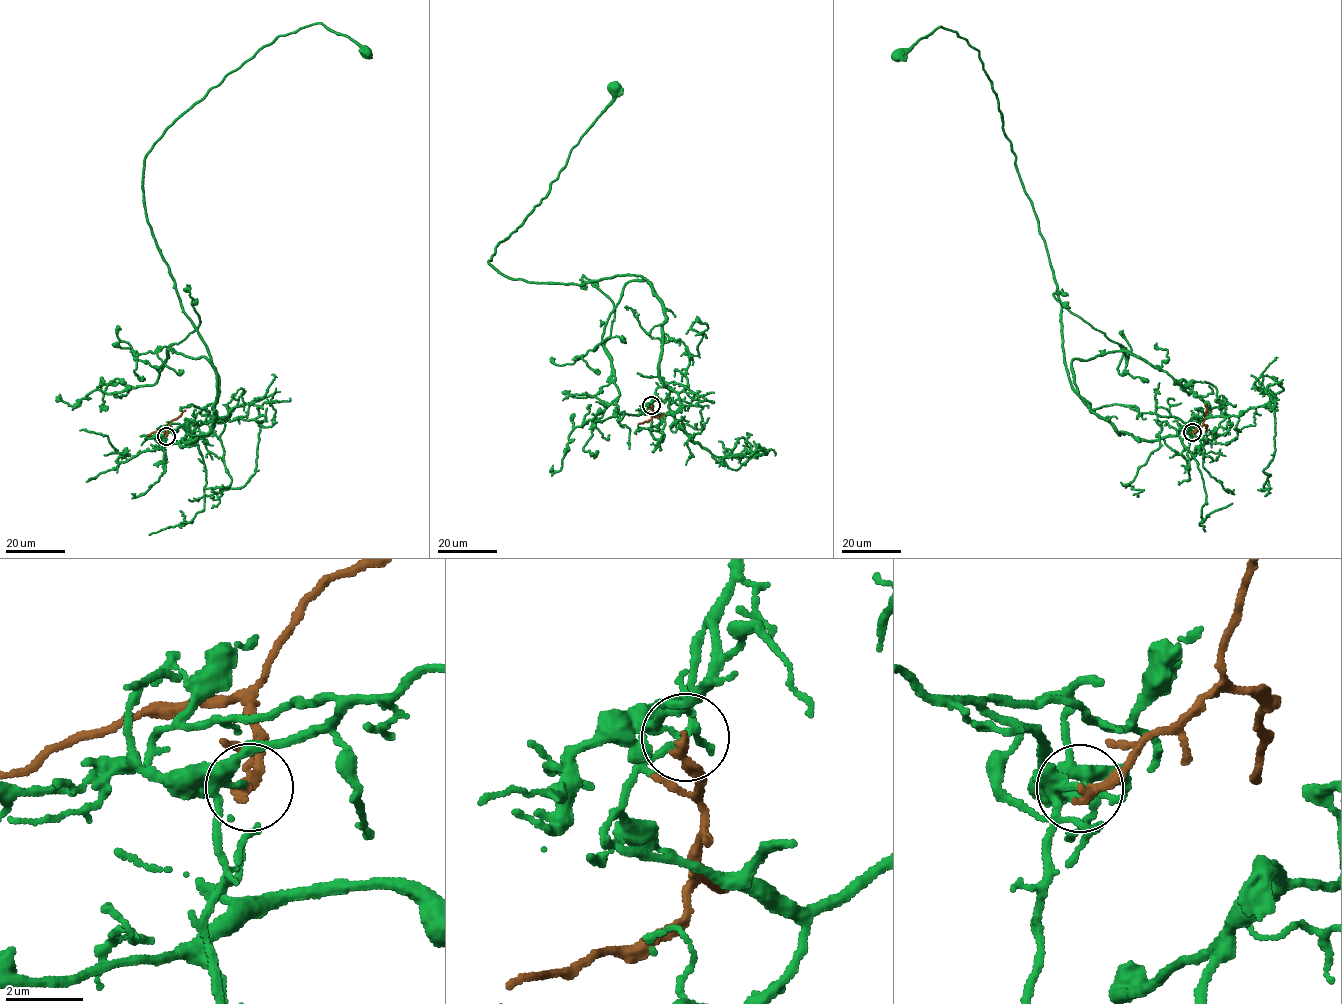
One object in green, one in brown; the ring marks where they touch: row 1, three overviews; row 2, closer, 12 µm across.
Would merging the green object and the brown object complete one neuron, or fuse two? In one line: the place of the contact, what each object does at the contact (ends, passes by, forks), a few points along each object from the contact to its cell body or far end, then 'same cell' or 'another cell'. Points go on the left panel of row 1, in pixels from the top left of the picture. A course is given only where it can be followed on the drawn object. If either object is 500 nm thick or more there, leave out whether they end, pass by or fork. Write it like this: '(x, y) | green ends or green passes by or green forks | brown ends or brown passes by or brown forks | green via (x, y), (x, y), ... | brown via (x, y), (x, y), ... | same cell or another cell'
(166, 436) | green passes by | brown ends | green via (166, 436), (209, 431), (218, 391), (148, 221), (145, 157), (280, 36), (321, 23), (365, 52) | brown via (166, 436), (168, 424), (185, 410) | another cell

